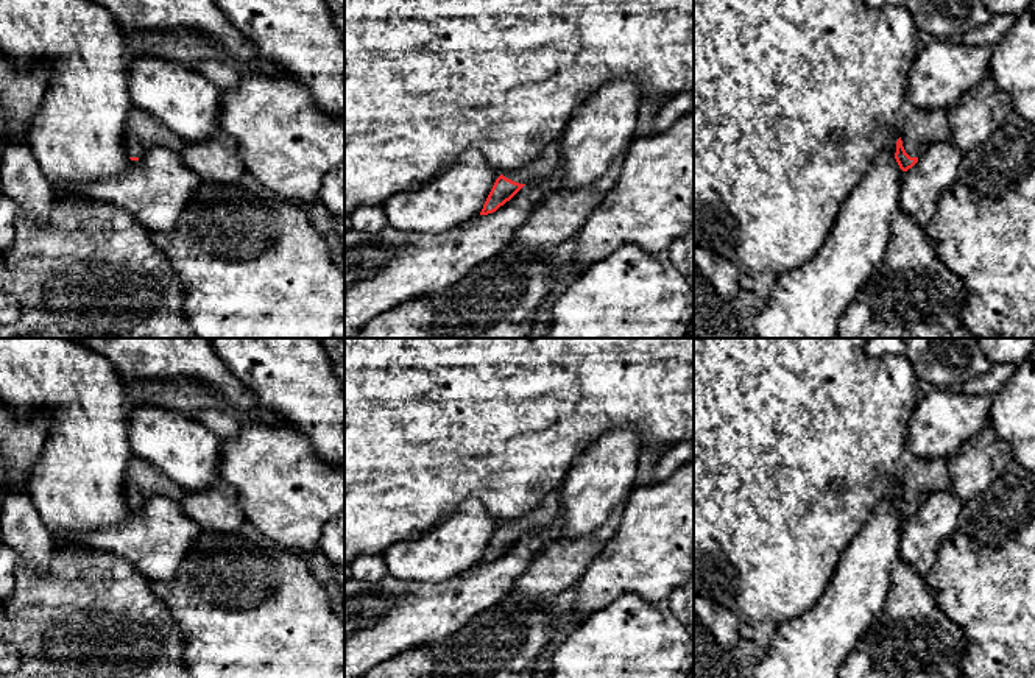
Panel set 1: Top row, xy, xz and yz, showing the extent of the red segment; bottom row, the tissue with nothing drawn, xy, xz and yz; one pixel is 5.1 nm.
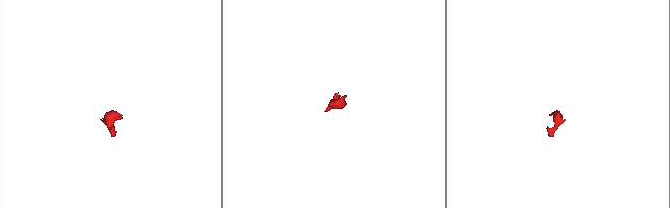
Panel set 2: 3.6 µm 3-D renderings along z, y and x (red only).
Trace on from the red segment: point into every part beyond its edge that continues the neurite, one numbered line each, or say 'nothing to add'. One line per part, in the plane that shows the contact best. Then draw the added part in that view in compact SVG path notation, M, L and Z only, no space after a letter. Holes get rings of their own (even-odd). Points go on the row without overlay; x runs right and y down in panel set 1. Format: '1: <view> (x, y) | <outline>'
1: xz (543, 515) | M553 489L528 514L507 521L503 525L519 533L538 531L556 519L560 513L560 491Z
2: yz (920, 477) | M906 457L898 474L903 496L910 507L920 507L937 491L952 485L948 460Z

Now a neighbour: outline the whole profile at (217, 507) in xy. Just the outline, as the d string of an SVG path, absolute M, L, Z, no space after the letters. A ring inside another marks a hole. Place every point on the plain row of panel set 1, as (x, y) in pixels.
M215 478L206 489L185 491L179 507L203 530L237 535L248 522L237 493L221 478Z

